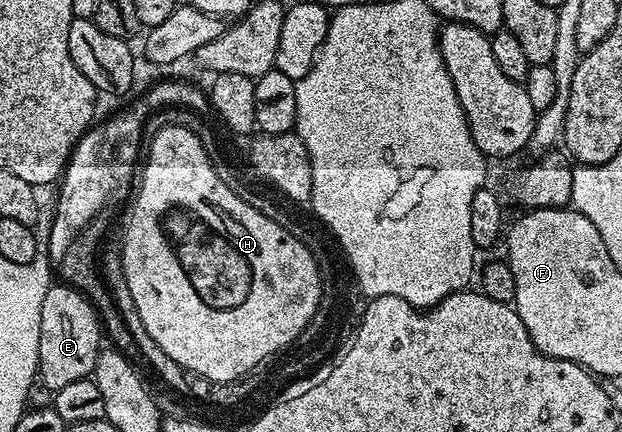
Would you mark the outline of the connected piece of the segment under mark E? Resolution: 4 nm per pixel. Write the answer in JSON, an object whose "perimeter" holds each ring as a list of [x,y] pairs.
{"perimeter":[[[52,285],[45,293],[45,305],[41,305],[41,345],[39,346],[39,370],[37,379],[51,393],[65,389],[72,381],[88,378],[95,370],[104,342],[105,332],[99,322],[95,307],[79,291],[70,285]]]}

